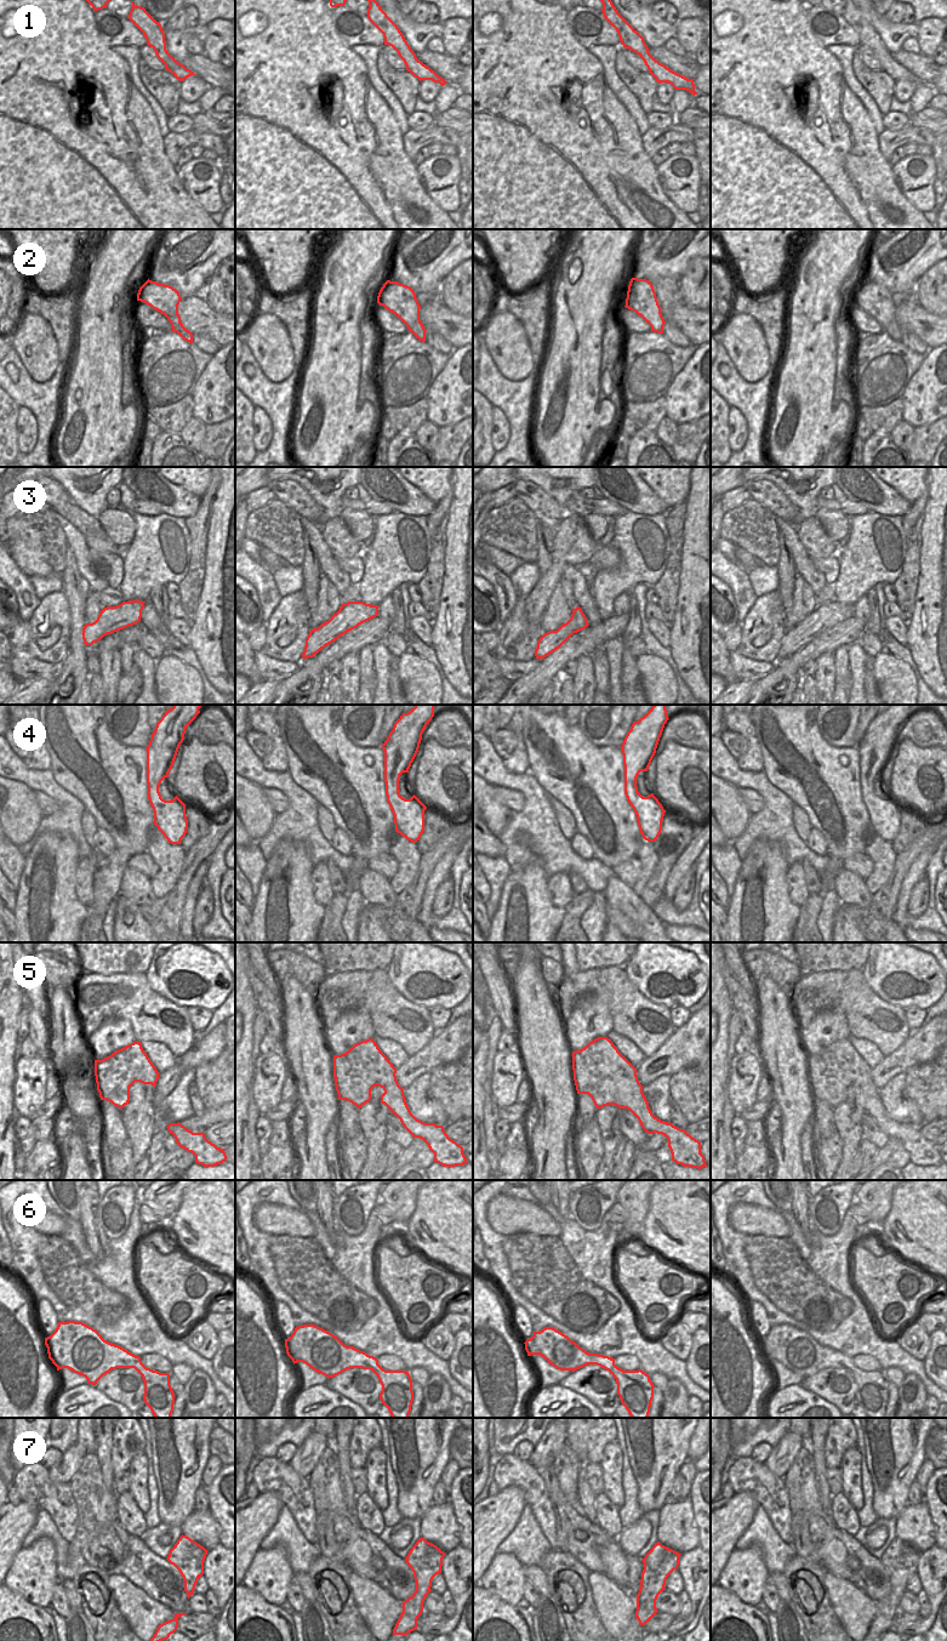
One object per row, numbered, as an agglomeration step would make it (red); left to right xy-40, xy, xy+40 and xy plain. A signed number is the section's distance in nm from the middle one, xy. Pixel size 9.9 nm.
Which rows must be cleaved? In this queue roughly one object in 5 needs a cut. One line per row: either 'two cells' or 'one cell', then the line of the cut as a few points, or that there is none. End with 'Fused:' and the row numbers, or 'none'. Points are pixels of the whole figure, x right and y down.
1: one cell; no cut
2: one cell; no cut
3: one cell; no cut
4: one cell; no cut
5: one cell; no cut
6: one cell; no cut
7: one cell; no cut
Fused: none

